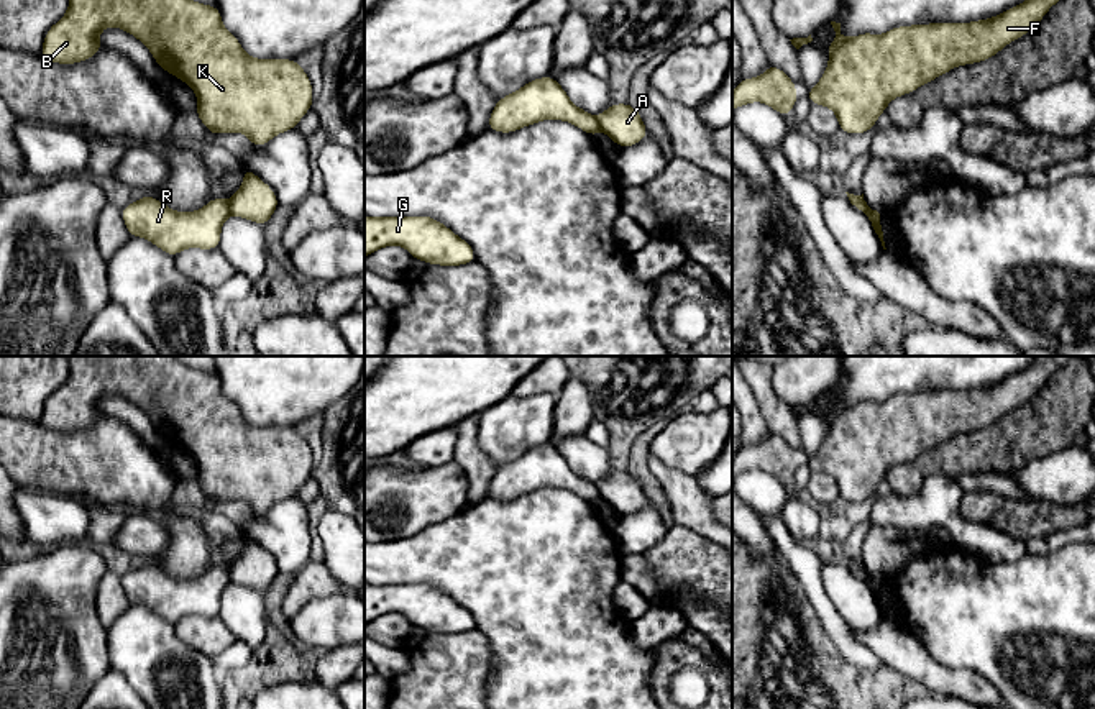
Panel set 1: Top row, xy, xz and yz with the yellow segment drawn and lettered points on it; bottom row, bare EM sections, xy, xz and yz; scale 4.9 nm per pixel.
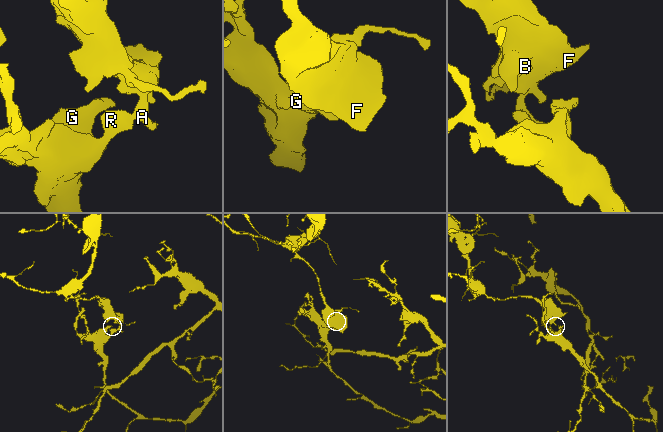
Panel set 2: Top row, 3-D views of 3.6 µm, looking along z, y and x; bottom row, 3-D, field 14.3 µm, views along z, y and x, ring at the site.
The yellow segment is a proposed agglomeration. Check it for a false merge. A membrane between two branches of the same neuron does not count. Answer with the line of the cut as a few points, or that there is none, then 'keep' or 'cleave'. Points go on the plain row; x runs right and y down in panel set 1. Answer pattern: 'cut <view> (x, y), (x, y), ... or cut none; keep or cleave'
cut xy (227, 570), (232, 580); cleave

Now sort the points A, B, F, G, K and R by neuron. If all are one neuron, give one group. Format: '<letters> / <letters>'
A B F K / G R

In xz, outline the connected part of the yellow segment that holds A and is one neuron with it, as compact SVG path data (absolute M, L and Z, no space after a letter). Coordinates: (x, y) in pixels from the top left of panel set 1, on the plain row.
M612 471L598 484L601 497L619 514L635 514L648 501L640 479L629 471Z

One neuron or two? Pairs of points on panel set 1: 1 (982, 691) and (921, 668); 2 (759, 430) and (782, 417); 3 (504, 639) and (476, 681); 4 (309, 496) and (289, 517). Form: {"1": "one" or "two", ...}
{"1": "one", "2": "two", "3": "two", "4": "two"}

